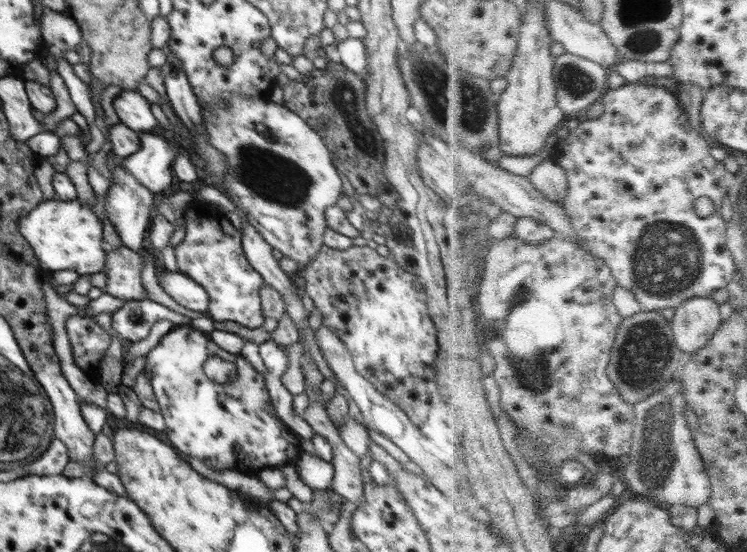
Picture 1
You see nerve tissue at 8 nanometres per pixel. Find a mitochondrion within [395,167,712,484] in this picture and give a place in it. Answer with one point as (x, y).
(664, 259)

